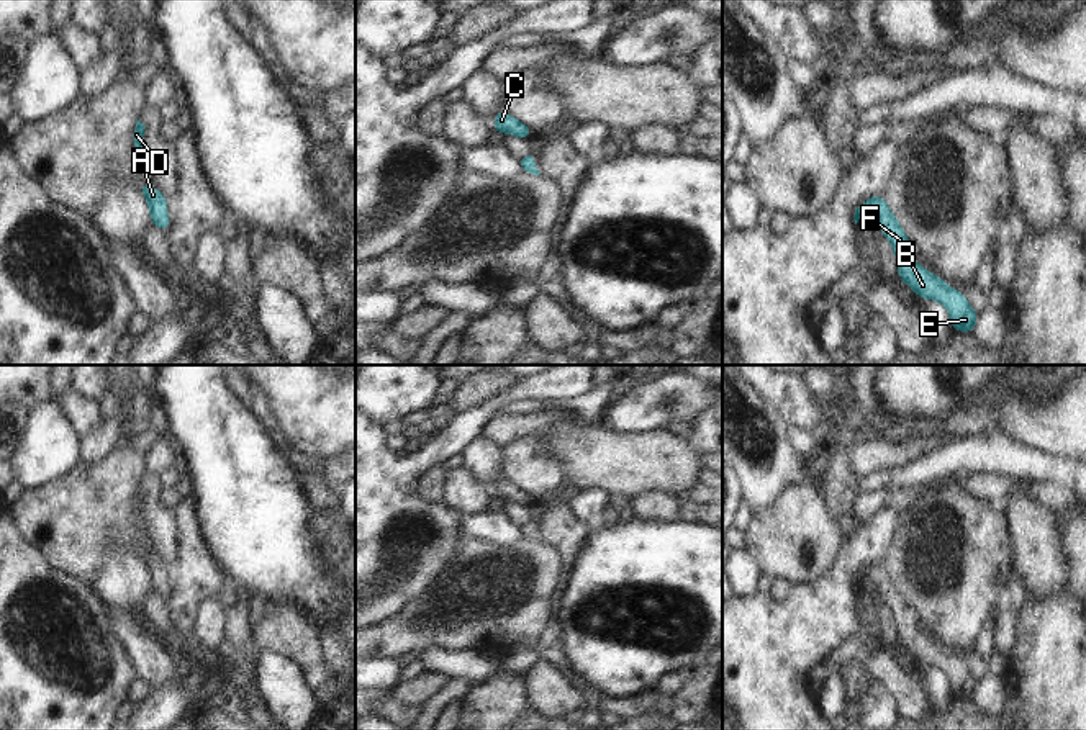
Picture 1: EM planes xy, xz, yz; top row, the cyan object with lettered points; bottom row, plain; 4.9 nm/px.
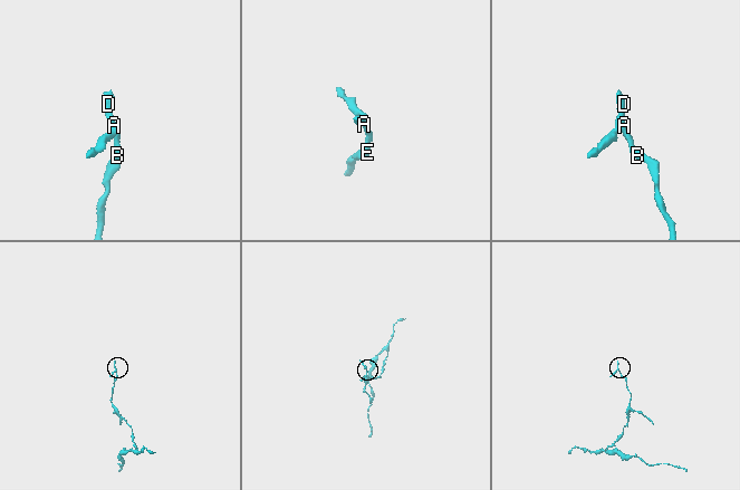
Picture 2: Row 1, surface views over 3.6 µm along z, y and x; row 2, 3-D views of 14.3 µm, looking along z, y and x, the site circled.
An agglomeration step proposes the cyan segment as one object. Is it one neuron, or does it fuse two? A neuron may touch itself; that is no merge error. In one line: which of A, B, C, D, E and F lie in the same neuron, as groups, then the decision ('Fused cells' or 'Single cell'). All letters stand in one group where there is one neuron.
Groups: A B C D E F. Single cell

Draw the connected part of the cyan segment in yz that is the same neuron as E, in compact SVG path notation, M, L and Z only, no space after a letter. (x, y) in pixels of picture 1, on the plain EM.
M870 563L865 566L865 570L855 576L855 591L865 575L880 586L878 594L894 615L899 645L911 651L916 661L943 669L950 679L950 689L955 697L973 699L975 687L978 686L976 678L970 674L966 665L960 658L950 655L943 647L911 625L907 602L898 591L896 583L889 578L885 565Z

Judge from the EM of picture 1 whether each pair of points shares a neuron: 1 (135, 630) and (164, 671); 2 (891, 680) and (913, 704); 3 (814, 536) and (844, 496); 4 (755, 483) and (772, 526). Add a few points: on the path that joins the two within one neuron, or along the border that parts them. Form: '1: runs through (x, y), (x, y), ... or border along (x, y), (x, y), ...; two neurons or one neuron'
1: runs through (138, 640), (154, 662); one neuron
2: runs through (898, 686), (909, 698); one neuron
3: border along (814, 482), (824, 506), (837, 522); two neurons
4: border along (795, 485), (790, 485), (754, 516); two neurons

